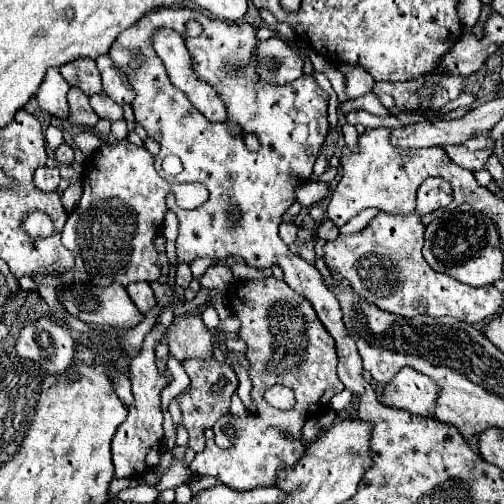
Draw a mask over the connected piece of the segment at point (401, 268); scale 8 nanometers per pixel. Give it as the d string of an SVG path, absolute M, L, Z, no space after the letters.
M417 211L413 215L377 213L363 231L339 235L335 241L327 241L325 263L349 279L357 295L389 313L403 317L449 315L467 323L481 323L493 317L503 303L503 295L493 285L471 287L445 273L433 271L421 255L423 231L425 225Z

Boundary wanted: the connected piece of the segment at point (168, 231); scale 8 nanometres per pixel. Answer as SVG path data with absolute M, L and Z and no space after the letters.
M167 211L165 215L165 221L163 221L163 235L167 237L167 257L171 261L175 261L175 249L173 249L173 243L177 239L177 233L179 233L179 221L177 221L177 215L173 211Z

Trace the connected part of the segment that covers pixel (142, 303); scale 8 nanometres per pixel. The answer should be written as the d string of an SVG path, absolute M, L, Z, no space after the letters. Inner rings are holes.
M131 283L127 287L127 293L129 293L129 297L133 299L133 303L137 305L137 309L141 313L147 313L157 305L157 299L155 299L153 289L151 289L149 283Z

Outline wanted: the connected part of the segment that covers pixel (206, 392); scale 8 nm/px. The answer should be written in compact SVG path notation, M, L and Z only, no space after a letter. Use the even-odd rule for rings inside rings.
M215 359L211 361L185 361L185 371L191 377L191 387L187 391L183 391L177 399L183 411L183 425L187 427L189 433L189 449L193 449L195 453L205 449L205 429L211 429L223 415L229 413L229 403L231 403L231 395L237 391L237 377L233 373L231 367L227 367L225 363L219 363Z

